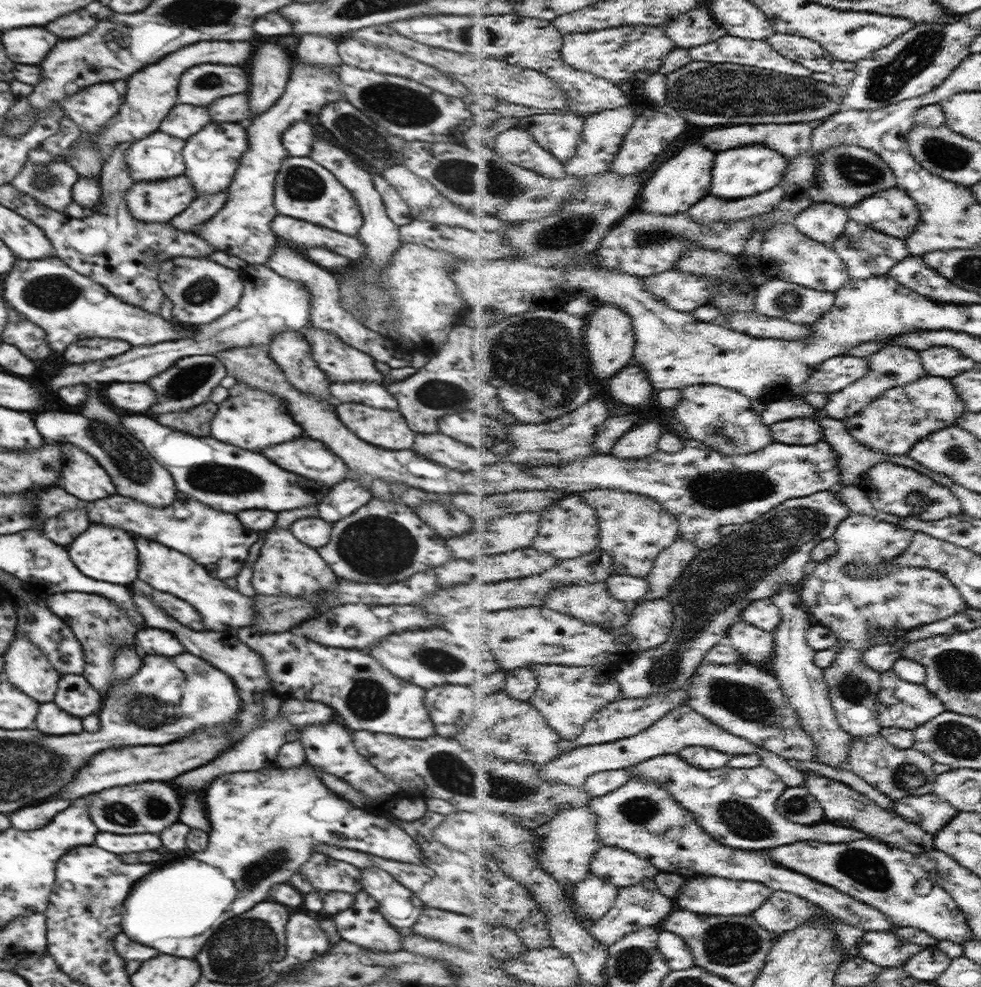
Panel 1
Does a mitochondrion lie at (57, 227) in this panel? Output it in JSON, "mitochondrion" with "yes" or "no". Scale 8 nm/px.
{"mitochondrion":"no"}

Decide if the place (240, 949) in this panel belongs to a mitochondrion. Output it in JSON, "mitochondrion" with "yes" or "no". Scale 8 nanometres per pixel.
{"mitochondrion":"yes"}

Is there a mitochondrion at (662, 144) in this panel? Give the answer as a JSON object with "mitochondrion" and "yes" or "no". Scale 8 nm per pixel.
{"mitochondrion":"no"}

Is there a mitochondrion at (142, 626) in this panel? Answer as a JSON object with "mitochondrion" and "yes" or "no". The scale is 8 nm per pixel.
{"mitochondrion":"no"}

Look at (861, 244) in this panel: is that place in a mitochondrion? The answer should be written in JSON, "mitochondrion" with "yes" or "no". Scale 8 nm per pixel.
{"mitochondrion":"yes"}

